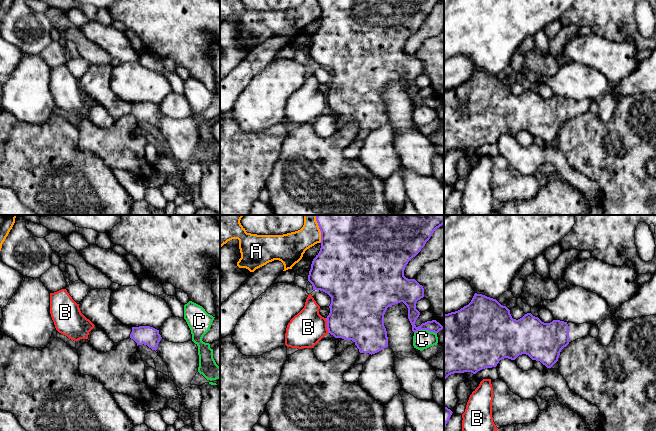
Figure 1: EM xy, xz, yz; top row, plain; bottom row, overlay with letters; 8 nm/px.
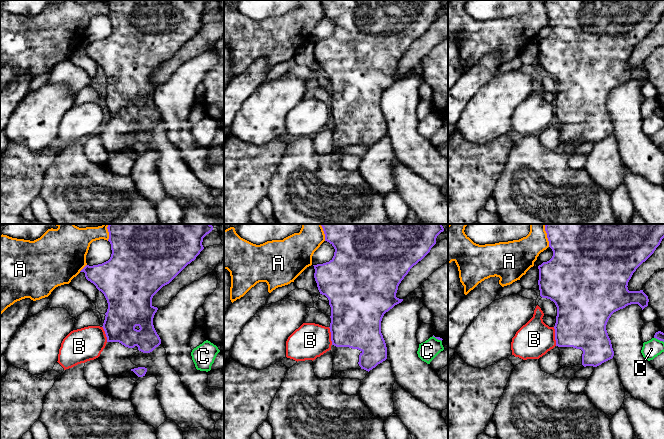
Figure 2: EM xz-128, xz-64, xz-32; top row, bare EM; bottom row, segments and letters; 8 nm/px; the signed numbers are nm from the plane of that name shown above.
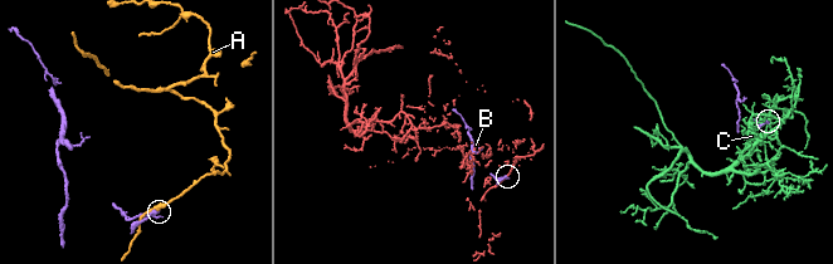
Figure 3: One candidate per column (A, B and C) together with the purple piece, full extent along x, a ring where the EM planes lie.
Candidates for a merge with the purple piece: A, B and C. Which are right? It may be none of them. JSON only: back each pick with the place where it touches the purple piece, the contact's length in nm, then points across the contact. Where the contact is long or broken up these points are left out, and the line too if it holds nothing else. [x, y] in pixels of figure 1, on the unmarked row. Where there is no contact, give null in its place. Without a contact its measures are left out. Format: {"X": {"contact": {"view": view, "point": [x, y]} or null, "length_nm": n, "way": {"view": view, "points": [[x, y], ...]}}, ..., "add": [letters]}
{"add": []}

